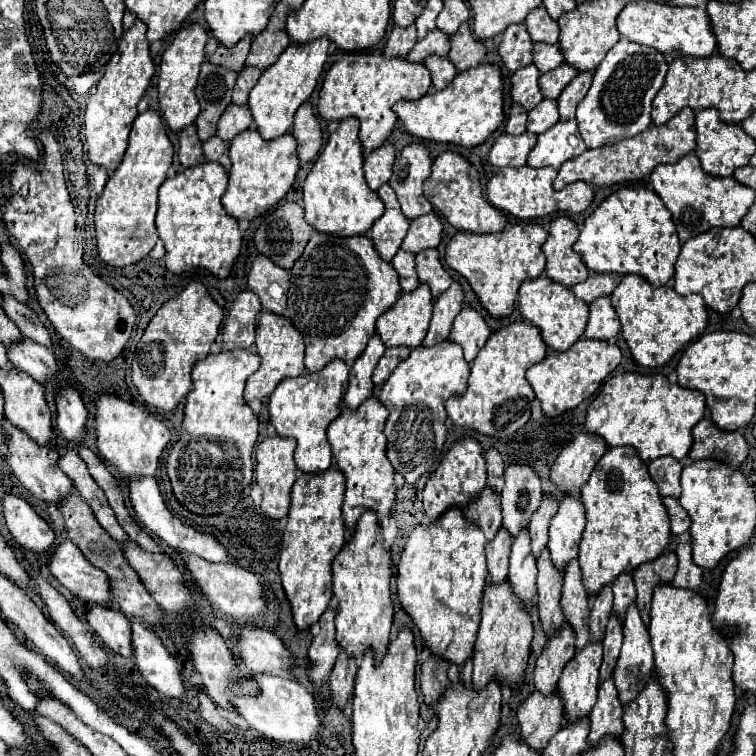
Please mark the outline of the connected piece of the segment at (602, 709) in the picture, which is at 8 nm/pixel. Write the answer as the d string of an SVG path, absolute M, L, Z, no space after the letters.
M607 678L601 686L599 686L599 698L589 714L589 746L597 746L599 740L607 734L619 738L623 734L623 708L619 706L619 698L617 698L617 690L613 686L613 678Z

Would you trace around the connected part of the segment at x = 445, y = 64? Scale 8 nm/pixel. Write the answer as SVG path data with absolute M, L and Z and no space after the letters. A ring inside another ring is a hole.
M427 58L425 60L425 68L431 74L433 90L447 88L451 84L451 80L455 78L455 74L457 74L455 66L447 58Z

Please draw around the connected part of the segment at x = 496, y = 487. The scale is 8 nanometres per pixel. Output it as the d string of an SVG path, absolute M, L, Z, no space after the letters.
M497 450L485 452L485 460L487 460L487 486L495 494L501 494L501 490L503 490L503 470L505 470L503 460L501 460Z

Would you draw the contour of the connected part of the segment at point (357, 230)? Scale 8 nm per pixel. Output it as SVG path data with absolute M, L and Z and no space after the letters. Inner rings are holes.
M351 118L341 120L339 128L329 136L327 146L315 160L305 184L303 184L305 220L319 232L351 238L363 236L371 230L375 220L383 214L383 202L377 192L369 190L363 176L363 152L357 134L357 122Z

